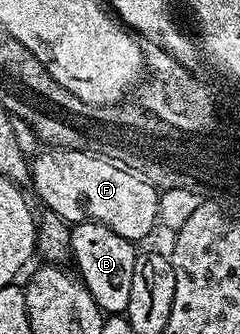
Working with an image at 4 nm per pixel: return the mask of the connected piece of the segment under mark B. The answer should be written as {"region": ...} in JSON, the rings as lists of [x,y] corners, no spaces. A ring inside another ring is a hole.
{"region":[[[76,222],[70,226],[70,253],[76,273],[88,288],[92,300],[102,309],[103,315],[125,315],[128,296],[132,296],[132,272],[136,268],[135,243],[112,232],[99,222]]]}

